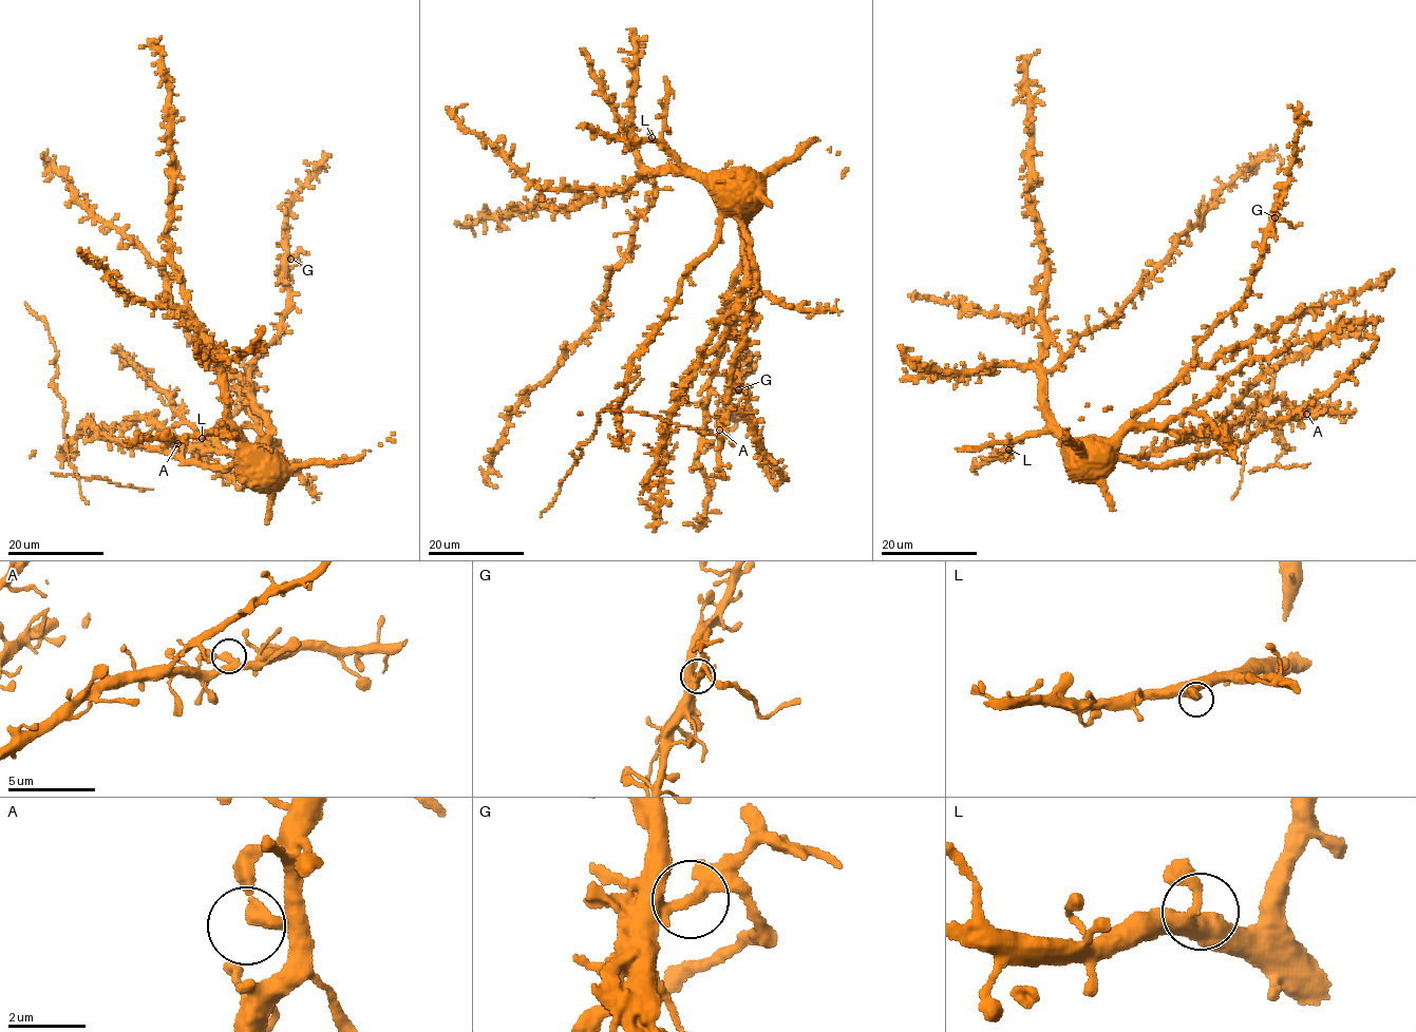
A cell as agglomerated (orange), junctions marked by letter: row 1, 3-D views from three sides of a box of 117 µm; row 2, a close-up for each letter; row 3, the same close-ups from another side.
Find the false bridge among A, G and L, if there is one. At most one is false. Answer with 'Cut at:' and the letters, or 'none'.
Cut at: G

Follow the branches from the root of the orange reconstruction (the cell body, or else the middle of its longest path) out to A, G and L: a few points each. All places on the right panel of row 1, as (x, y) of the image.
A: (1076, 452), (1105, 452), (1116, 458), (1166, 466), (1180, 460), (1191, 461), (1228, 452), (1271, 423), (1306, 414)
G: (1076, 452), (1087, 443), (1110, 440), (1188, 367), (1196, 344), (1246, 294), (1260, 260), (1265, 232), (1273, 216)
L: (1076, 452), (1049, 432), (1027, 434), (1008, 450)

